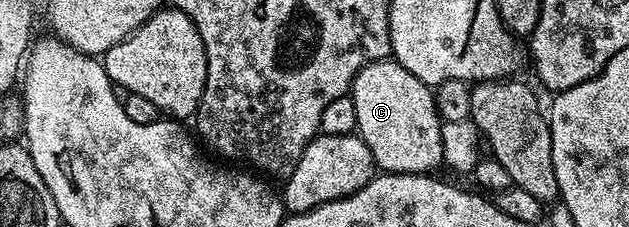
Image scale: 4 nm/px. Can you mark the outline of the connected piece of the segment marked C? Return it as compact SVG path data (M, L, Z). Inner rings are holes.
M390 57L376 59L359 69L353 78L351 94L355 101L355 121L357 122L356 134L371 149L374 164L382 172L391 175L424 175L436 172L436 167L442 166L441 158L441 125L442 118L437 114L437 100L435 91L430 84L419 81L415 73L407 73L403 65Z

